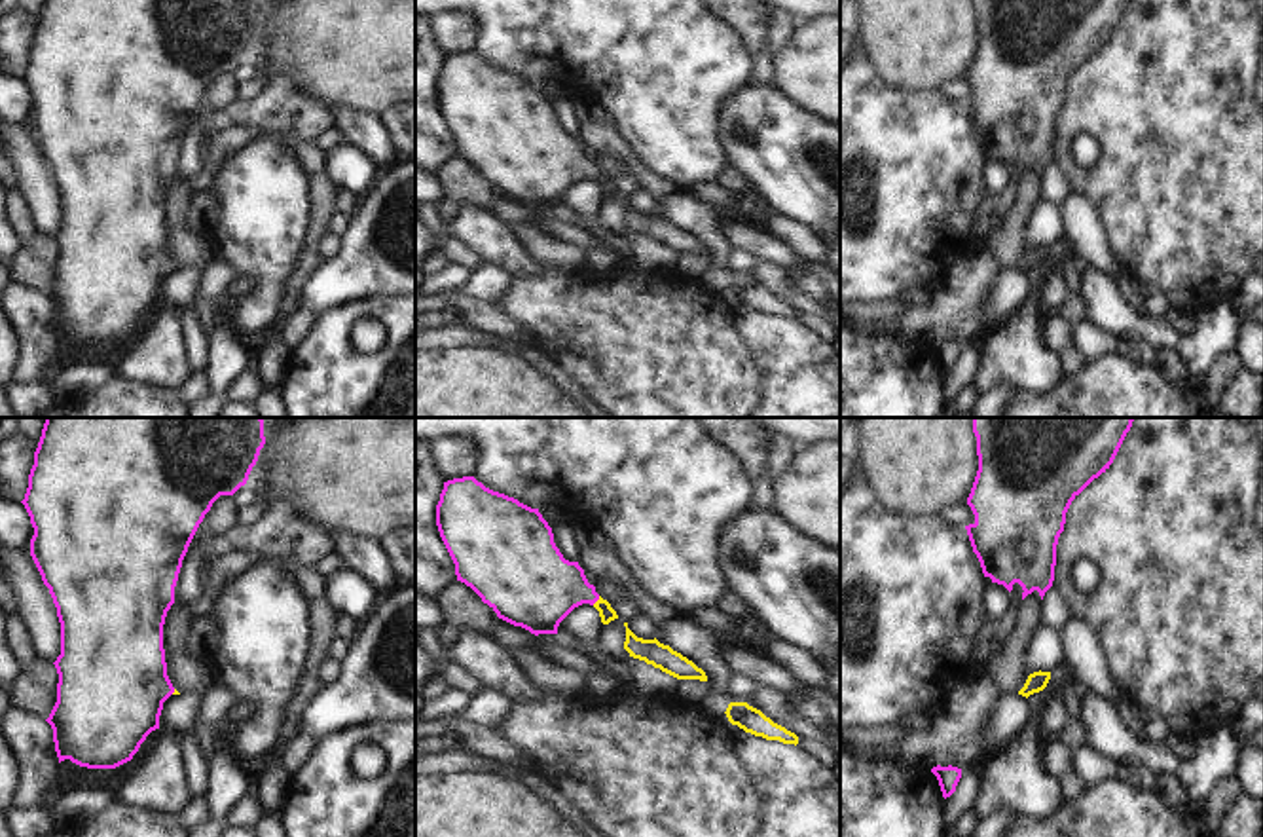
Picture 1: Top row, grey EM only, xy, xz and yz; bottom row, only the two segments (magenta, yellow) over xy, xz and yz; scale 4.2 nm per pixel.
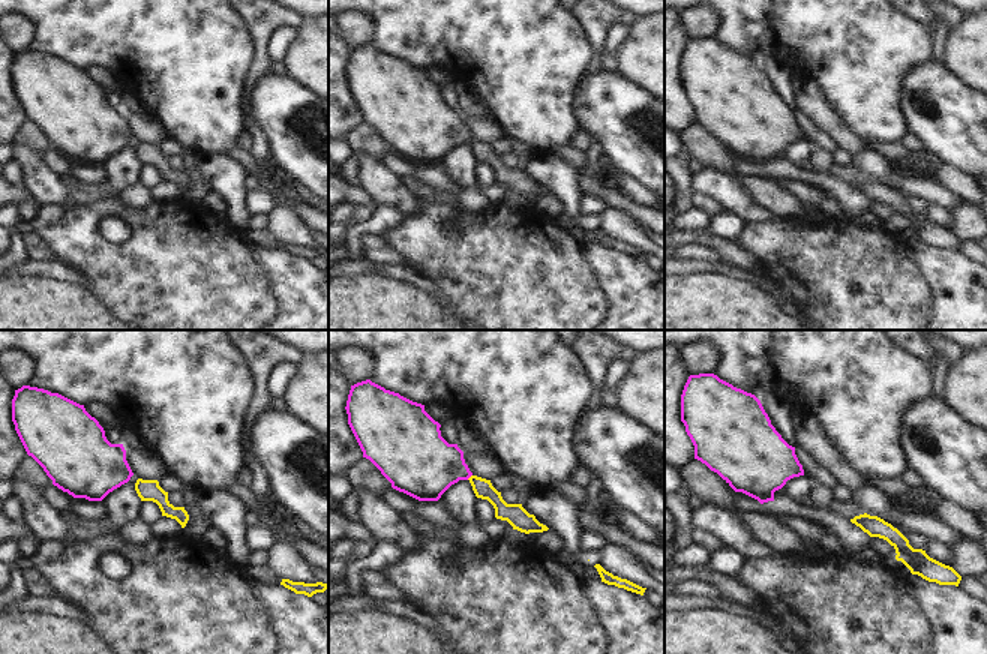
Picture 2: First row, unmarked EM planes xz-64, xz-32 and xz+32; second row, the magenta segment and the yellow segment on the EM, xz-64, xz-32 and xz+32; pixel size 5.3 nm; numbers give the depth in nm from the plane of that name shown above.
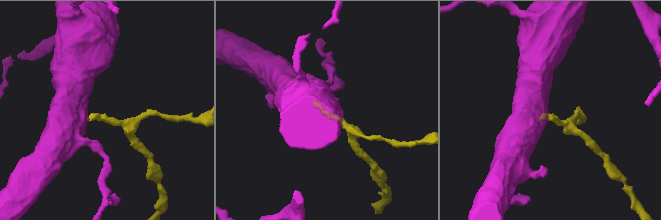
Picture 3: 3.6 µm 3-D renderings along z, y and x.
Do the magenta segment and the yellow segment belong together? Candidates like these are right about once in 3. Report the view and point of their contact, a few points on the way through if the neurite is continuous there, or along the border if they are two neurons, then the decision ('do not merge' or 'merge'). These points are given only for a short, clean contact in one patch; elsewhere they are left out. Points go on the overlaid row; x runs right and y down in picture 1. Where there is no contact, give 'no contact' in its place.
meets magenta in xz at (596, 600); runs through xz (539, 587), (567, 587), (596, 600), (607, 613); merge

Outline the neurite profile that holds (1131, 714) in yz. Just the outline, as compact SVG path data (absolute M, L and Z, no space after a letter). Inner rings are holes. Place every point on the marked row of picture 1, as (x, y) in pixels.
M1121 697L1117 700L1117 712L1123 719L1123 723L1126 725L1126 729L1136 735L1140 740L1145 738L1145 731L1144 731L1144 721L1142 721L1142 708L1132 702L1126 697Z

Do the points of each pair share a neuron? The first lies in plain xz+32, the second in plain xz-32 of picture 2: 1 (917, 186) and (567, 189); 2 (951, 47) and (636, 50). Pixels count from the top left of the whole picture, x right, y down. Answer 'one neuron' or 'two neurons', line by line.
1: two neurons
2: one neuron

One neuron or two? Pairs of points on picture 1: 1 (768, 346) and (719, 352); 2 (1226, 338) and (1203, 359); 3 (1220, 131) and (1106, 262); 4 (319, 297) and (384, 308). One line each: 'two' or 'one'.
1: two
2: one
3: two
4: two

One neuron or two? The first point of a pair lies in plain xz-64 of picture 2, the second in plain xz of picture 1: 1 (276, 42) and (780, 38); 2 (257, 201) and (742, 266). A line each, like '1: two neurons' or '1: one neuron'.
1: one neuron
2: one neuron

